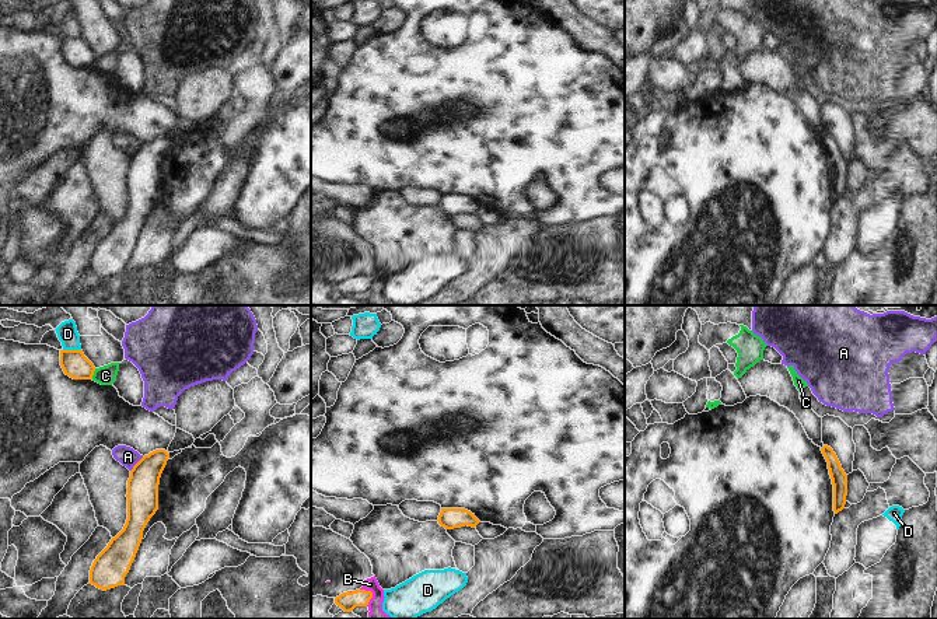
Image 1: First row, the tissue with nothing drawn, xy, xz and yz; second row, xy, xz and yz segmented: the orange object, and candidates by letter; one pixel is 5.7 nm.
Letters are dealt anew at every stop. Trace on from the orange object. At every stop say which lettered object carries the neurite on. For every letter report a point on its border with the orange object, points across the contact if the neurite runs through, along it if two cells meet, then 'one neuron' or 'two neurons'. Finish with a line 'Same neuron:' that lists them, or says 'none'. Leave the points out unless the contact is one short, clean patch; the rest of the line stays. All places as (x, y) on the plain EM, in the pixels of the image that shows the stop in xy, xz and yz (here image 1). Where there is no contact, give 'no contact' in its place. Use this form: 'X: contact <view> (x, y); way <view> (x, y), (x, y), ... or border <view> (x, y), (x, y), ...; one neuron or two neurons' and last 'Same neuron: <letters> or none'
A: contact xy (136, 150); border xy (143, 143), (130, 157); two neurons
B: contact xz (371, 280); border xz (360, 275), (371, 279), (371, 284), (366, 291); two neurons
C: contact xy (93, 60); border xy (95, 55), (91, 65); two neurons
D: contact xy (72, 37); two neurons
Same neuron: none

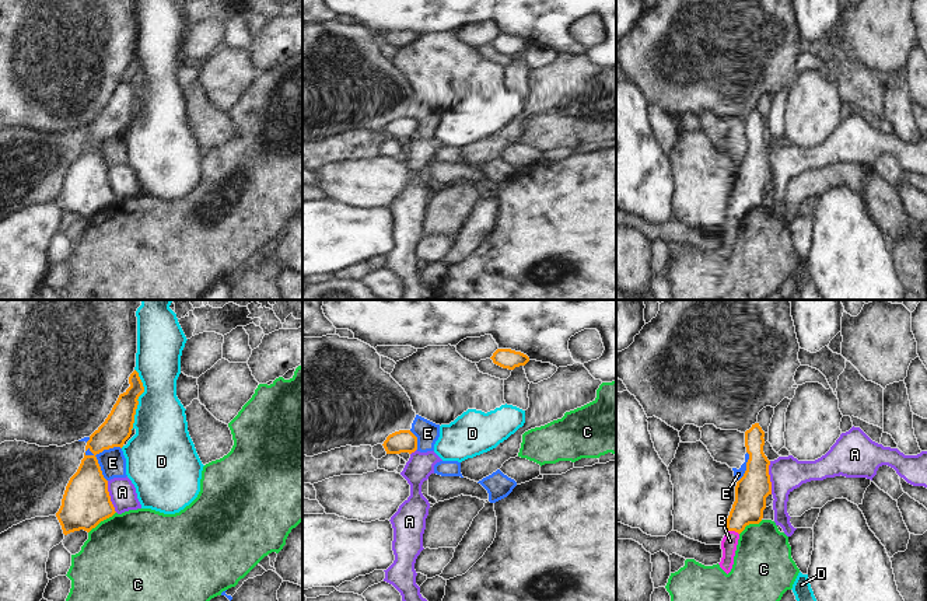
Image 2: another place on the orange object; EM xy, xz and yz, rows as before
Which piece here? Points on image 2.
A: contact yz (769, 164); two neurons
B: contact yz (733, 216); border yz (727, 216), (734, 216), (738, 220); two neurons
C: contact xy (101, 206); two neurons
D: contact xy (137, 84); two neurons
E: contact xy (98, 150); border xy (88, 133), (107, 167); two neurons
Same neuron: none

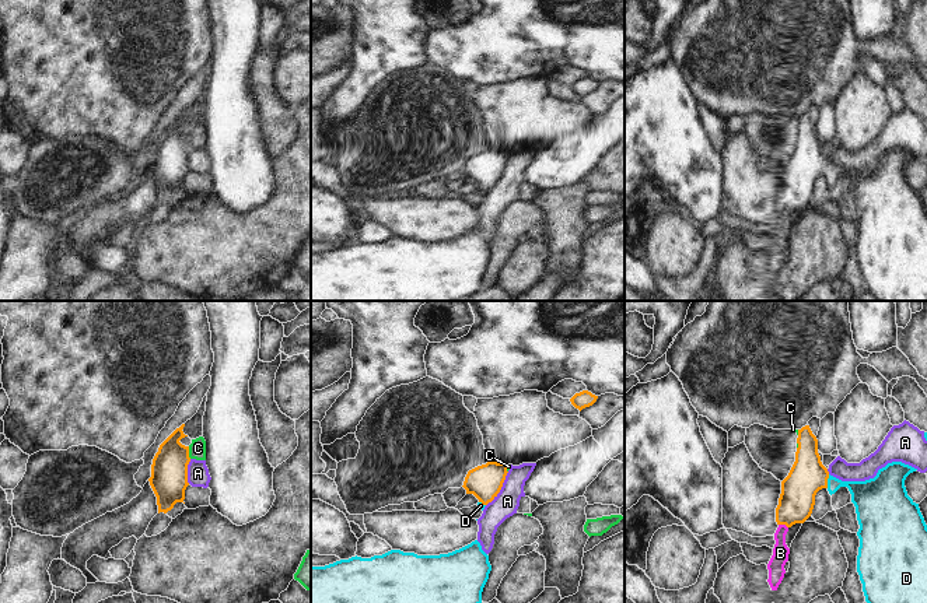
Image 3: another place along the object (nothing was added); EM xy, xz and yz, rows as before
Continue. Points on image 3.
A: contact xz (500, 175); two neurons
B: contact yz (783, 210); border yz (779, 210), (787, 214); two neurons
C: contact xy (188, 139); border xy (188, 133), (191, 144); two neurons
D: contact yz (826, 168); way yz (807, 162), (815, 162), (826, 168), (850, 171), (867, 182); one neuron
Same neuron: D

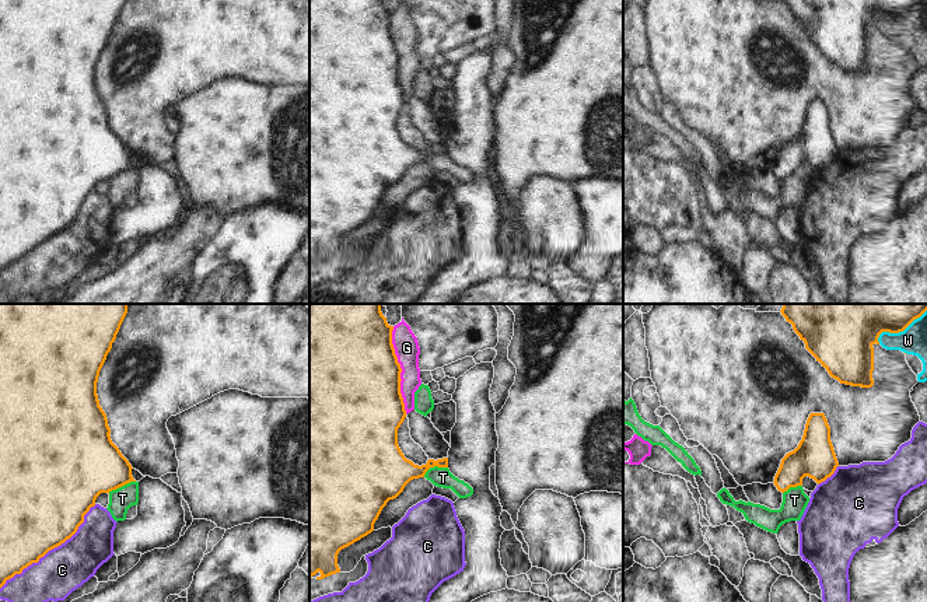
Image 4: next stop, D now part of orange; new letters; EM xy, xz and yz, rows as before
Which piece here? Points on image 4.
C: contact xy (51, 235); two neurons
G: contact xz (401, 56); two neurons
T: contact xy (121, 172); border xy (135, 167), (108, 179); two neurons
W: contact yz (896, 18); two neurons
Same neuron: none

